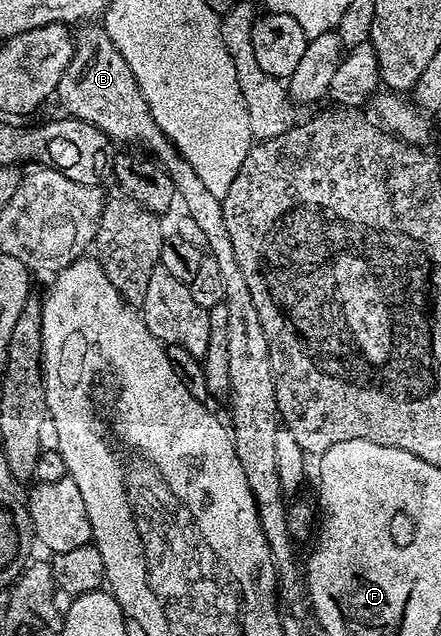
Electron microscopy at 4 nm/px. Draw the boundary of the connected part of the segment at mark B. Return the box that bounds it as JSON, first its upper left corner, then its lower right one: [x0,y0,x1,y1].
[57,22,309,620]

